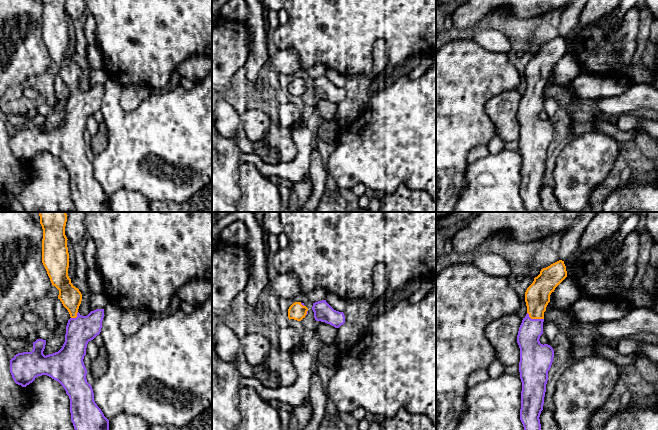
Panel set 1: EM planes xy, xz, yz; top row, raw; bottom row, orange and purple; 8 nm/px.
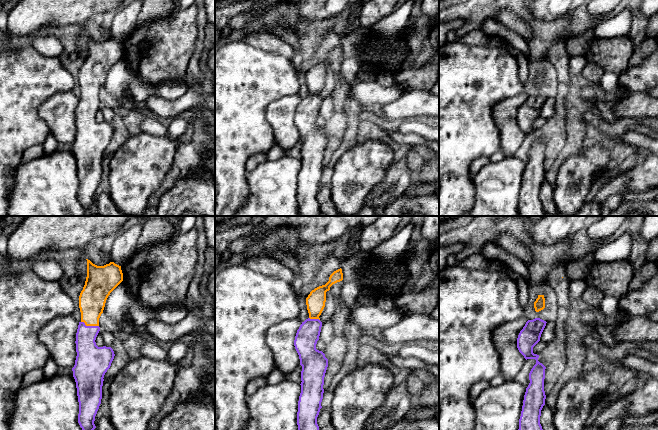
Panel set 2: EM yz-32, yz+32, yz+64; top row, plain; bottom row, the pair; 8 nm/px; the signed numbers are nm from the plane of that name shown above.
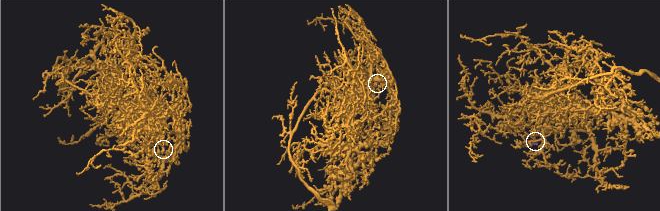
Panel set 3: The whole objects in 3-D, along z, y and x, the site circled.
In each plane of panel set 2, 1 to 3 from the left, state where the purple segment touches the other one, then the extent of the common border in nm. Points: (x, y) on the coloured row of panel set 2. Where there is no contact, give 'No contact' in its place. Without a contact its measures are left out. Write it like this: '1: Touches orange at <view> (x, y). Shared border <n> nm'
1: Touches orange at yz-32 (90, 325). Shared border 150 nm
2: Touches orange at yz+32 (314, 318). Shared border 90 nm
3: No contact

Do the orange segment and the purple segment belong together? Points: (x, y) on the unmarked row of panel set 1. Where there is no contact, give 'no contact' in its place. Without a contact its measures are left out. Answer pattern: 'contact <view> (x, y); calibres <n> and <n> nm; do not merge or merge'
contact yz (534, 94); calibres 200 and 190 nm; merge

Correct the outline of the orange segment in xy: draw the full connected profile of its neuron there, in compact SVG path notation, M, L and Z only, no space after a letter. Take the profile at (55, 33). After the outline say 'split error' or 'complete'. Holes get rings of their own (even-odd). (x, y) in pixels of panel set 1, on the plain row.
M41 0L41 2L43 5L42 39L52 61L59 66L58 75L68 86L71 94L66 102L65 118L58 128L45 132L43 127L46 116L37 115L33 118L33 126L31 128L18 129L10 136L10 149L14 158L22 163L26 163L36 153L42 151L47 151L58 157L70 175L71 197L75 205L75 212L111 212L109 196L94 177L93 165L87 158L87 145L83 138L88 118L101 108L104 85L91 87L87 92L82 92L78 88L82 70L71 59L71 55L68 52L69 29L67 23L68 15L65 11L66 0Z; split error

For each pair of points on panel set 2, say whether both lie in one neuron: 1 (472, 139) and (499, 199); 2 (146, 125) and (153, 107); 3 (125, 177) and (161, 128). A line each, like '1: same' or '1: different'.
1: different
2: different
3: different

